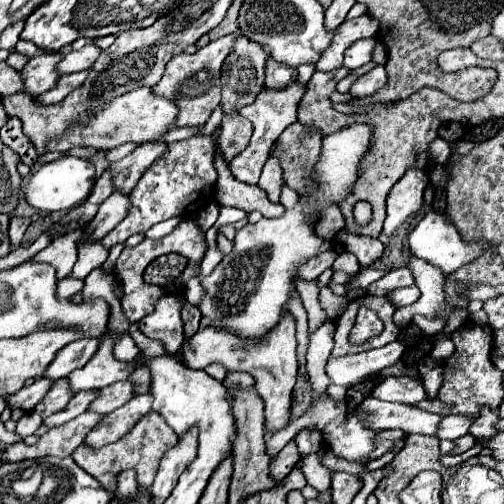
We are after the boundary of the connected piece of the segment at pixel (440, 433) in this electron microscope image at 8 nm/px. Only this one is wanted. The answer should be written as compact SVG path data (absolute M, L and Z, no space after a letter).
M444 416L436 430L436 438L456 440L460 436L466 436L472 422L474 422L472 418L464 418L464 416Z

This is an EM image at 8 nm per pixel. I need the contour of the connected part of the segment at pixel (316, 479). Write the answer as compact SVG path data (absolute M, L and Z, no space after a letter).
M308 454L302 458L302 474L306 476L308 484L314 486L320 494L326 492L332 484L332 472L320 462L318 454Z

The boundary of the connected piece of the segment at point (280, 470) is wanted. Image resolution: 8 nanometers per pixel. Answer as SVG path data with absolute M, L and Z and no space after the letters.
M292 440L290 444L286 444L286 446L278 452L278 456L274 456L274 460L270 460L270 476L272 476L274 480L282 480L282 478L292 470L292 466L294 466L298 460L300 460L300 454L298 454L296 444L294 444L294 440Z

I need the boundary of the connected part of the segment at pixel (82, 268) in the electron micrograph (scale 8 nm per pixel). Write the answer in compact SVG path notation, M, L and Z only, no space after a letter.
M82 242L78 248L78 260L74 264L72 276L74 278L86 278L94 268L100 268L104 264L104 260L108 258L110 248L106 248L102 242L94 244L94 242Z

